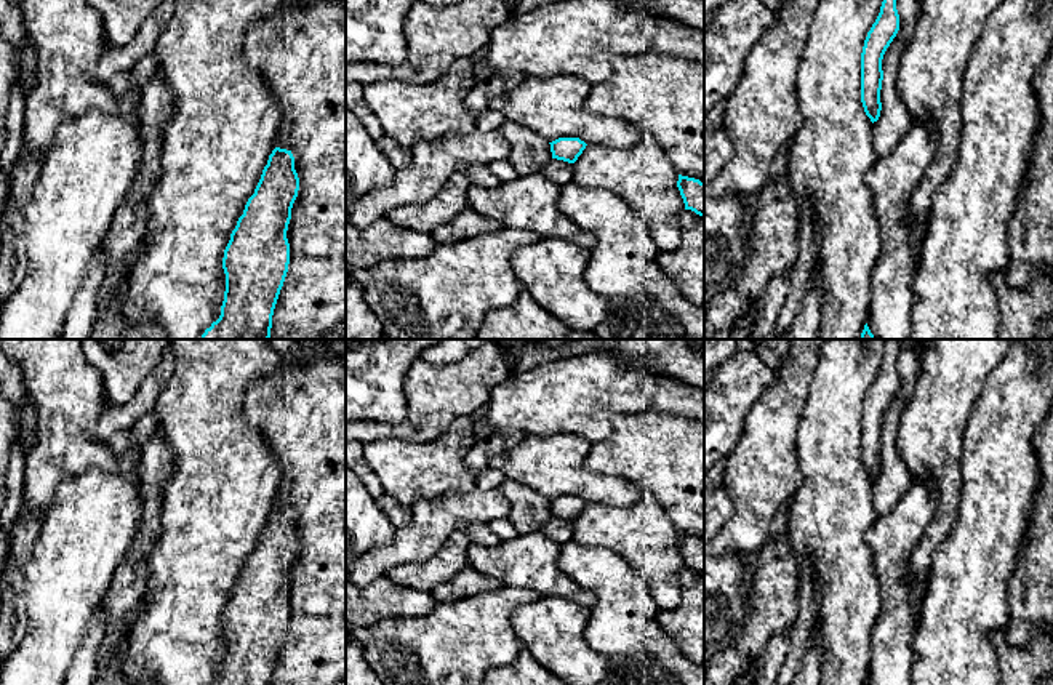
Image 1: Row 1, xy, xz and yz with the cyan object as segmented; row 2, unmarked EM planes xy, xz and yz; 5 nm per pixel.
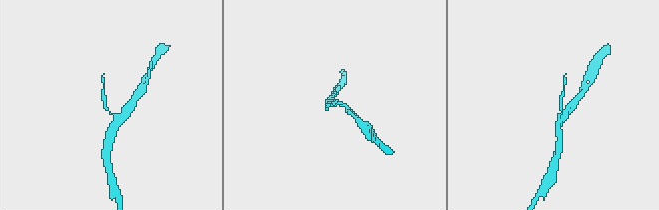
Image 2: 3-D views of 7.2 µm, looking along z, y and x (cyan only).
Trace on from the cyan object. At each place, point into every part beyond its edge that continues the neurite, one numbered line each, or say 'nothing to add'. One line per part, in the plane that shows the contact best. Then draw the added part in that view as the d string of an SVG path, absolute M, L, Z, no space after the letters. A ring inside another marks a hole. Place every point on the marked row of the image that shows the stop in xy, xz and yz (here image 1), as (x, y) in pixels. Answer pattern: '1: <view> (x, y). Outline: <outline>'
nothing to add

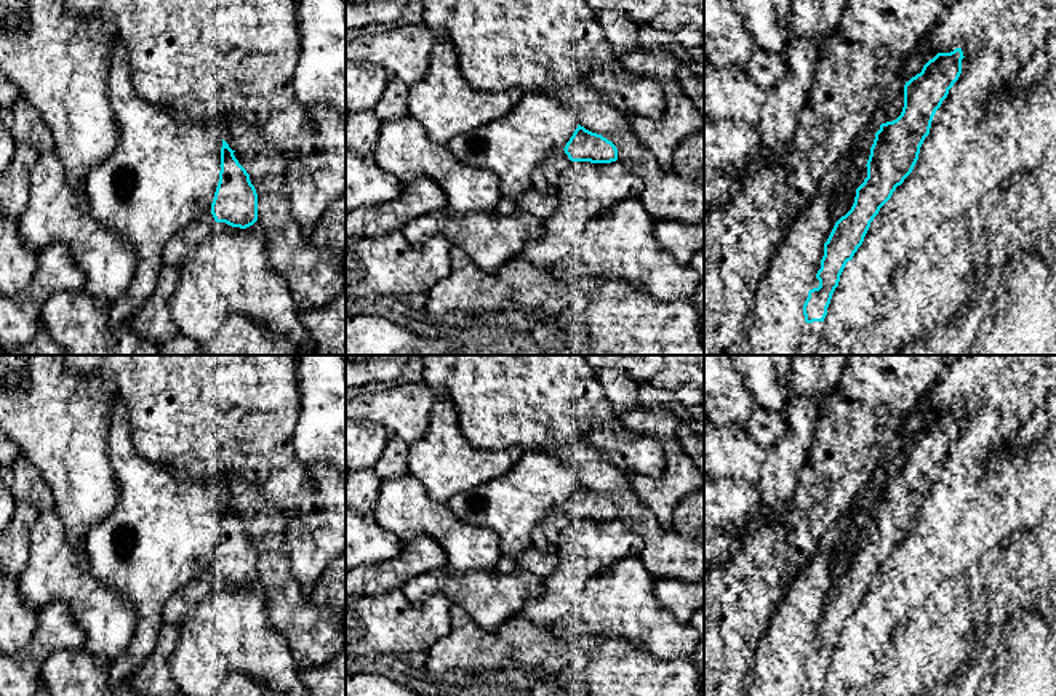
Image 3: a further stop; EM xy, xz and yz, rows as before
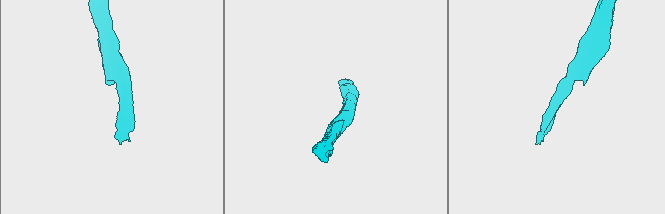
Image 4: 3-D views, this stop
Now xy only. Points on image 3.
1: xy (191, 237). Outline: M206 214L187 224L163 250L165 266L181 270L184 261L203 243L213 229L214 218Z

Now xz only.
1: xz (546, 176). Outline: M554 150L531 174L531 184L538 190L557 189L562 173L570 166L571 160L565 150Z

